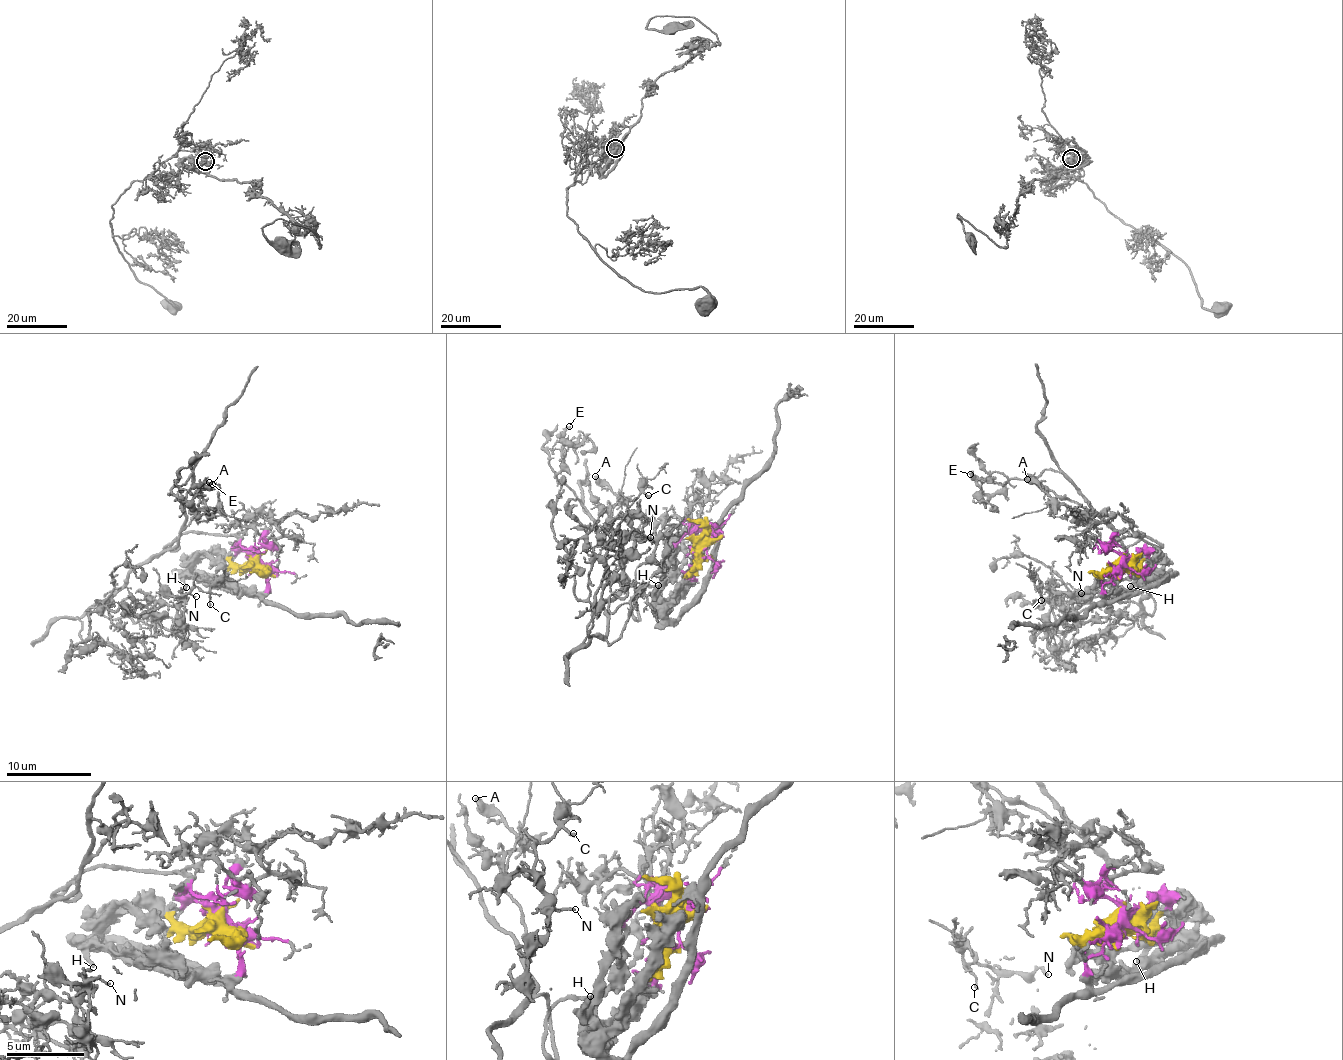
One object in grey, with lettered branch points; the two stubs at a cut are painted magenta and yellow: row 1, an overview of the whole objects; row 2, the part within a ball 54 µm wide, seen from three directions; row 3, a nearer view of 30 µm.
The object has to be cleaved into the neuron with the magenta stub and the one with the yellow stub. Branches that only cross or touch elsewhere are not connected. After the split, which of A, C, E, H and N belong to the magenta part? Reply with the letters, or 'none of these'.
A, C, E, N

